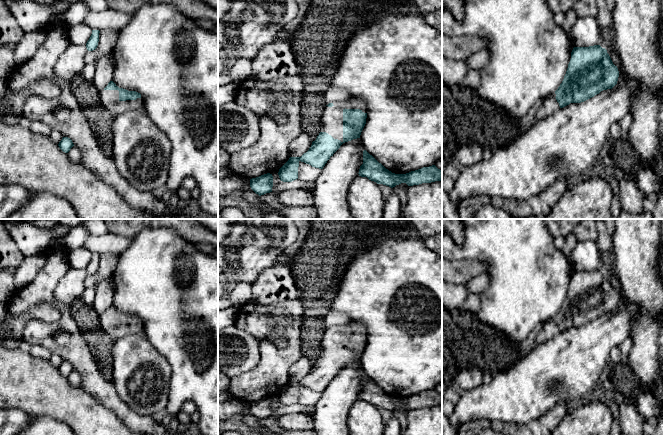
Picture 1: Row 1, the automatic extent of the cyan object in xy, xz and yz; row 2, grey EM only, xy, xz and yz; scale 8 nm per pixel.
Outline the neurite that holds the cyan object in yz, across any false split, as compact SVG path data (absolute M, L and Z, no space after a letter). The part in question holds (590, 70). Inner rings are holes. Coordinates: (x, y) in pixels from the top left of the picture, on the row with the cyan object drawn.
M600 45L574 47L564 79L556 96L549 96L535 114L535 122L555 113L570 103L581 103L603 90L612 89L619 71Z

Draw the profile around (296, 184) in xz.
M273 173L273 187L272 192L280 194L283 191L288 191L291 189L301 189L305 190L306 188L313 189L315 186L314 182L304 182L299 179L296 179L292 182L283 182L280 180L278 173Z

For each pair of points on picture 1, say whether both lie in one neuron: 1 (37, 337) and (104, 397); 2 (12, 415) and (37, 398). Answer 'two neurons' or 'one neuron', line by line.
1: one neuron
2: two neurons

